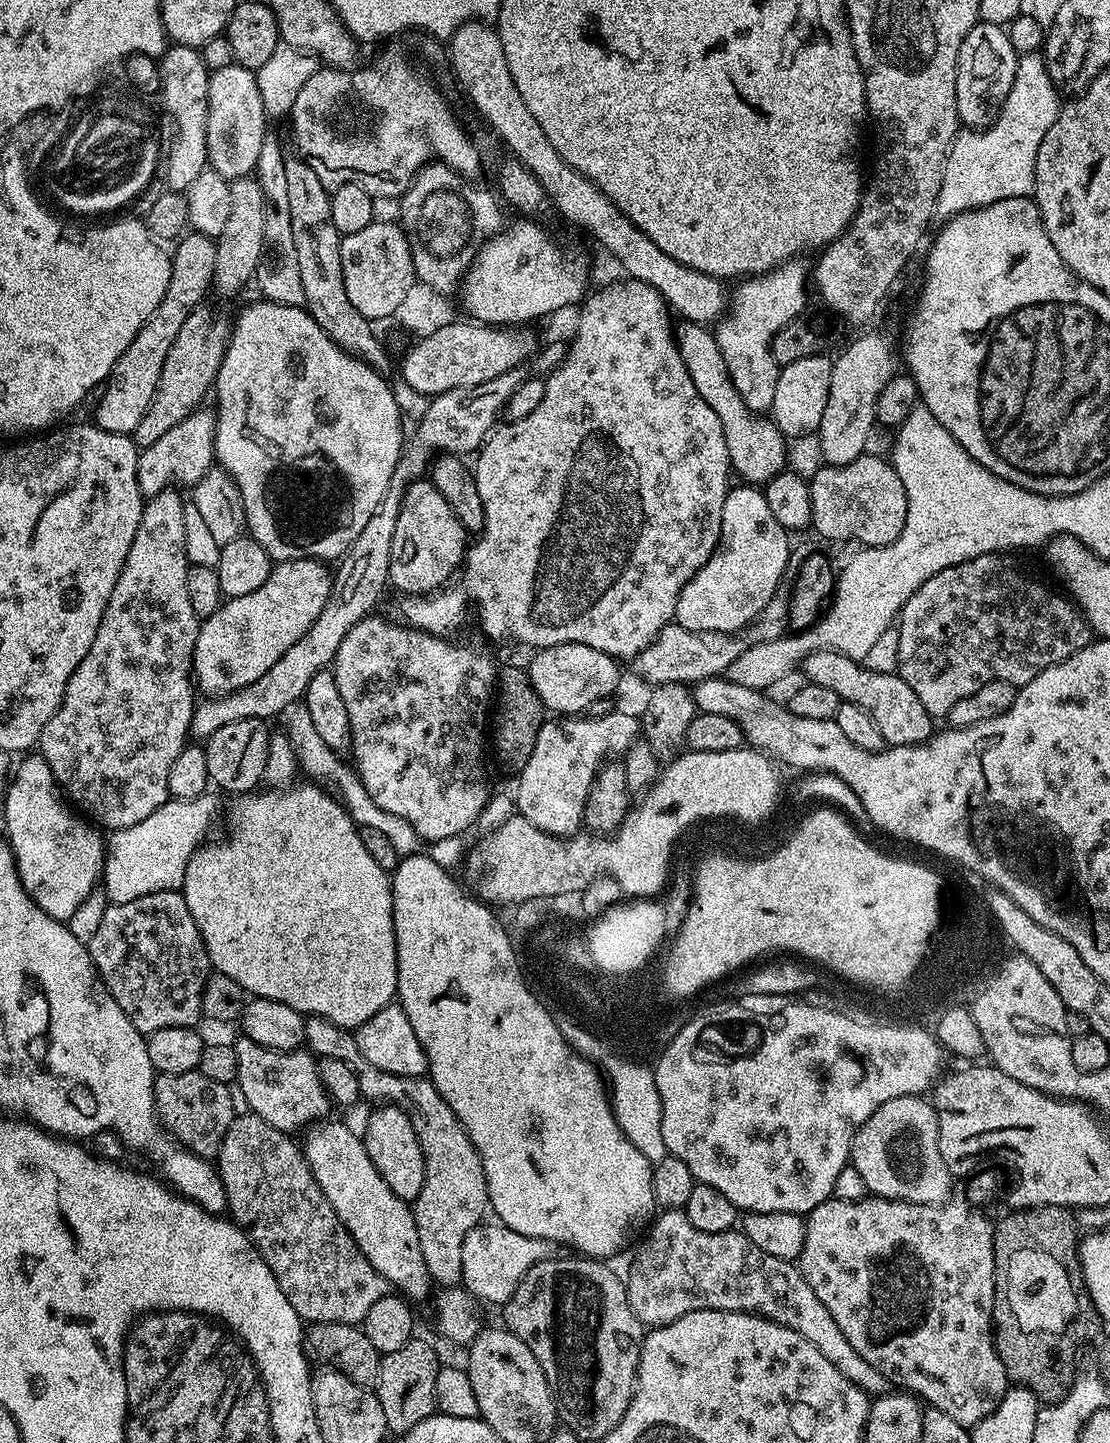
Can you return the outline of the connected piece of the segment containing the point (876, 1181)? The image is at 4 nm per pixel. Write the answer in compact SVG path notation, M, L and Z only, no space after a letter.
M923 1095L899 1096L882 1102L852 1139L850 1164L862 1174L867 1191L887 1200L901 1200L911 1204L943 1204L953 1195L954 1177L946 1162L942 1162L942 1150L938 1146L938 1118L936 1110Z

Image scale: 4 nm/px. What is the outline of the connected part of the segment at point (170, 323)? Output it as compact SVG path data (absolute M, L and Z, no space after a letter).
M189 231L175 241L171 249L170 283L166 286L166 294L162 294L162 302L158 302L158 310L138 330L134 342L126 346L122 358L112 367L106 383L103 385L104 397L96 408L94 423L102 430L110 430L123 436L135 433L138 422L150 410L150 402L156 393L156 387L162 374L162 362L166 362L166 354L170 354L170 346L174 346L174 338L178 338L178 330L182 330L186 318L195 308L205 303L204 295L213 287L214 262L216 261L216 241L213 237L204 236L200 232Z

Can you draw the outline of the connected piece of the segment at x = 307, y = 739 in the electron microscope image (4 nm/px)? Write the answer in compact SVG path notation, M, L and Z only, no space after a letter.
M297 702L286 706L286 710L282 714L284 720L283 731L292 743L292 747L296 750L296 757L299 765L309 772L309 777L315 778L317 781L323 782L338 797L344 809L350 814L350 818L354 821L357 829L369 828L370 830L378 830L381 834L386 834L386 838L390 838L394 850L398 850L400 857L413 855L412 840L414 841L414 833L412 827L402 818L398 818L394 814L386 814L386 810L382 810L368 794L362 786L360 777L347 763L343 764L341 757L334 750L330 750L330 746L326 746L326 742L322 740L318 730L314 730L314 722L310 718L310 710L307 703Z

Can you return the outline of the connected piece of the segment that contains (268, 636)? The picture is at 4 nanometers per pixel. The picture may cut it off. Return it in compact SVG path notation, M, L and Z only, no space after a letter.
M282 560L254 594L225 599L220 609L201 623L192 655L195 687L211 698L258 682L322 614L322 606L330 598L332 578L333 573L323 560Z

